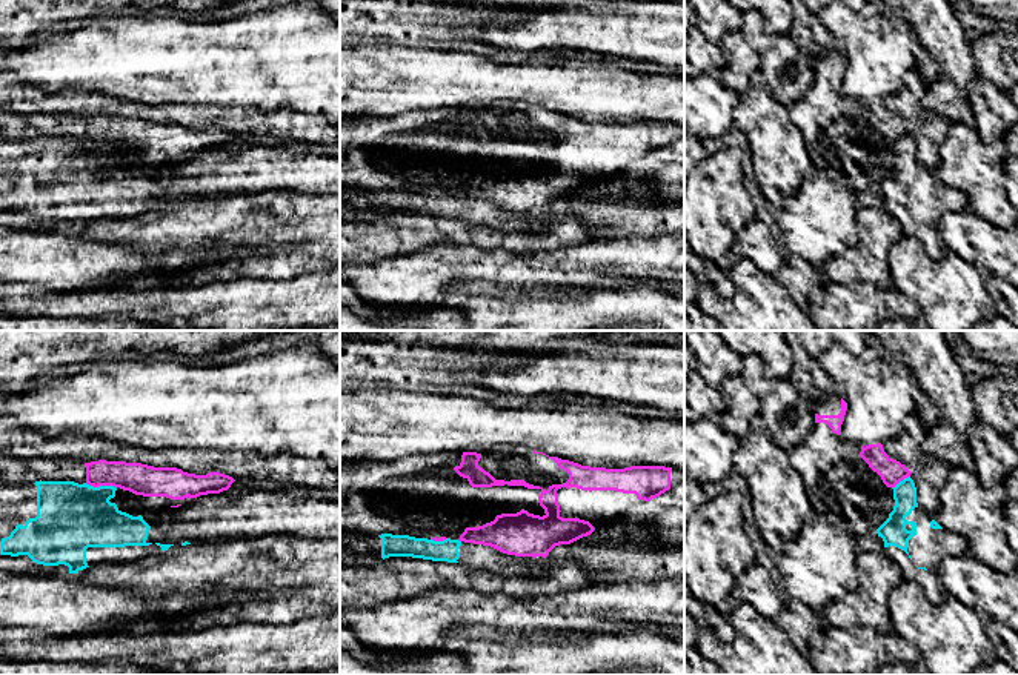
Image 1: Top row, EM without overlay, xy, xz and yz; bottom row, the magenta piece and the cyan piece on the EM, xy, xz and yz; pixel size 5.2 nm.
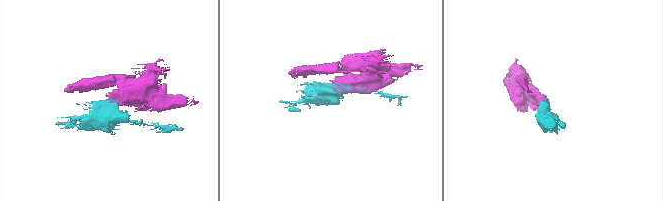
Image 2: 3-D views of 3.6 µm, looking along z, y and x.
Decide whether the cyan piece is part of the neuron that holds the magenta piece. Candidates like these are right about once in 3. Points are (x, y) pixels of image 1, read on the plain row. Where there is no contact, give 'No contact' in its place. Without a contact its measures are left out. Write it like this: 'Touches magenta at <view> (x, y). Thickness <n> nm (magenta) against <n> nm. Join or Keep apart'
Touches magenta at xy (100, 140). Thickness 160 nm (magenta) against 360 nm. Keep apart

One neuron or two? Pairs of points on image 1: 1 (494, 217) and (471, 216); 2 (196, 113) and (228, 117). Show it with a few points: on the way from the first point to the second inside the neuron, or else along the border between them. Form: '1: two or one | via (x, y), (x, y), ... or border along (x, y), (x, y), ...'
1: one | via (488, 216), (477, 216)
2: one | via (203, 116), (220, 116)

